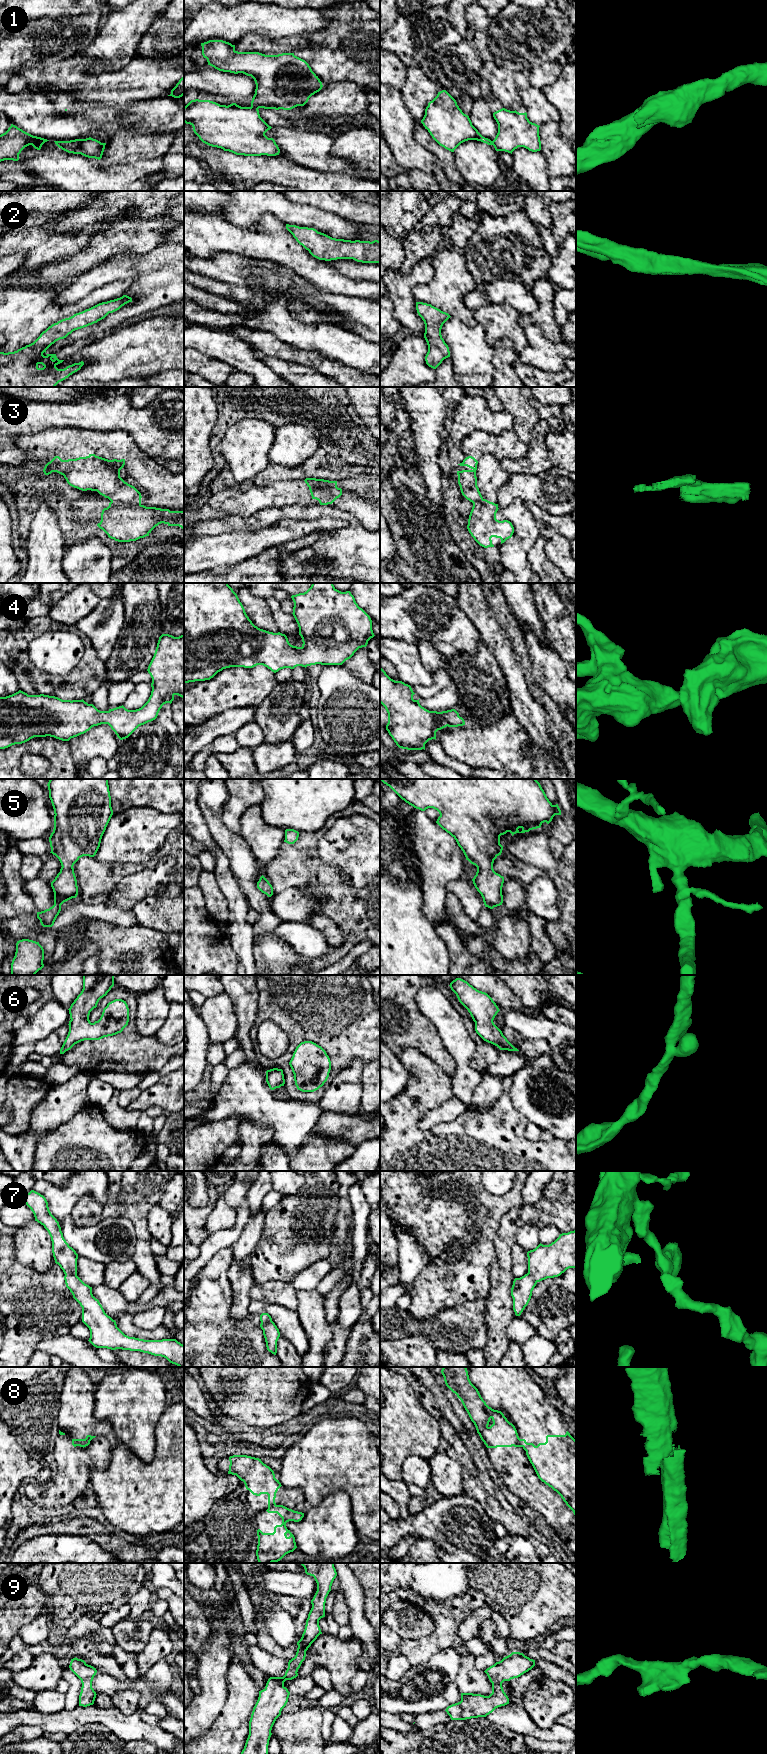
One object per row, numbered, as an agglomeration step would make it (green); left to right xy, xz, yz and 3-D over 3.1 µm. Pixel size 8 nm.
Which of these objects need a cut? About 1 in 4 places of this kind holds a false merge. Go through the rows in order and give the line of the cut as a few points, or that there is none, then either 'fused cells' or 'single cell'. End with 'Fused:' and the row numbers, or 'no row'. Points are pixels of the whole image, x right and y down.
1: cut in xz along (251, 106), (257, 109); fused cells
2: no cut; single cell
3: cut in xz along (304, 480), (310, 483), (336, 487); fused cells
4: no cut; single cell
5: no cut; single cell
6: no cut; single cell
7: no cut; single cell
8: cut in xz along (275, 1504), (268, 1508); fused cells
9: no cut; single cell
Fused: 1, 3, 8

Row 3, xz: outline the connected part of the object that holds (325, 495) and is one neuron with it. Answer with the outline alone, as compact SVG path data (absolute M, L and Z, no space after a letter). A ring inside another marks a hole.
M304 480L305 481L305 480ZM308 483L312 499L319 501L320 505L332 504L337 498L342 495L342 489L332 486L320 486L317 483Z

